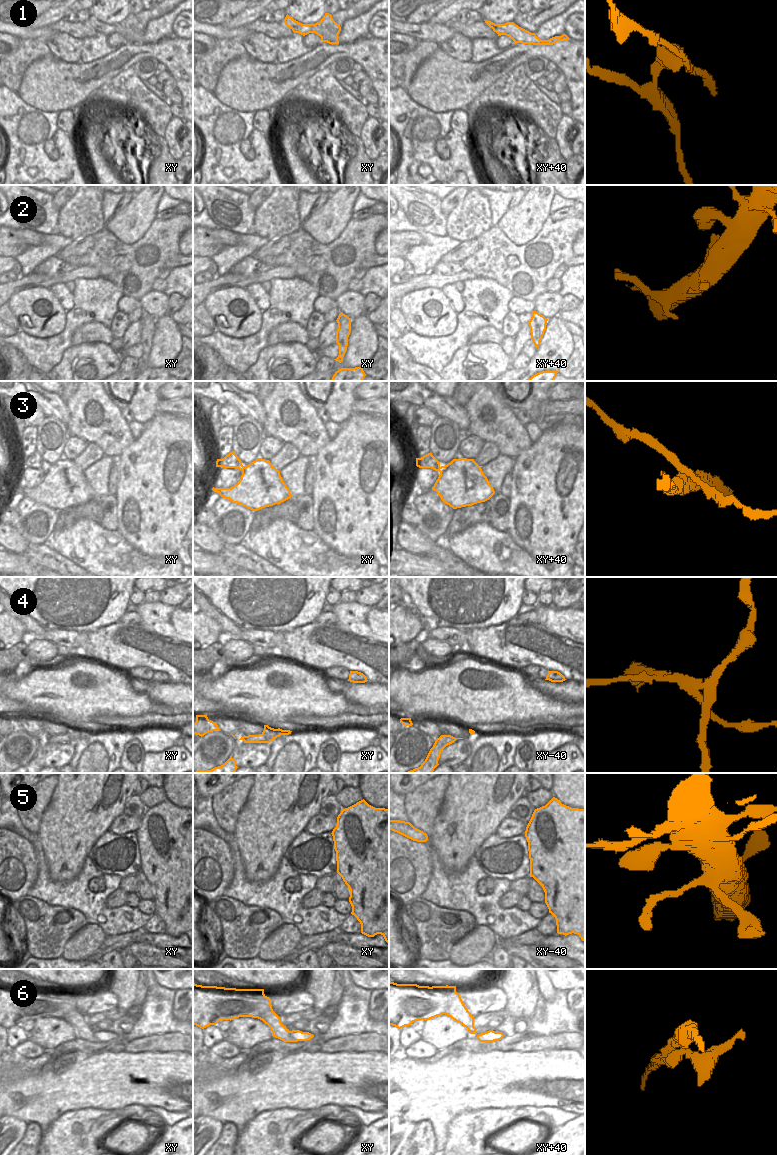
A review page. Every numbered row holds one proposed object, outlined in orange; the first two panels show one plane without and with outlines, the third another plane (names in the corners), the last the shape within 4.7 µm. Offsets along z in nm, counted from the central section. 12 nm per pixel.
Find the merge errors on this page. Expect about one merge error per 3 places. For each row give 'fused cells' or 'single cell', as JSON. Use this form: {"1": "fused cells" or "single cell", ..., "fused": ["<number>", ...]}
{"1": "fused cells", "2": "single cell", "3": "fused cells", "4": "fused cells", "5": "single cell", "6": "fused cells", "fused": ["1", "3", "4", "6"]}

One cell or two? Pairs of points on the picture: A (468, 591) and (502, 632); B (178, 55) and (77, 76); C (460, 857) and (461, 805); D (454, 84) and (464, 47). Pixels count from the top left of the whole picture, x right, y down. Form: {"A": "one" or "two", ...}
{"A": "two", "B": "one", "C": "one", "D": "two"}

